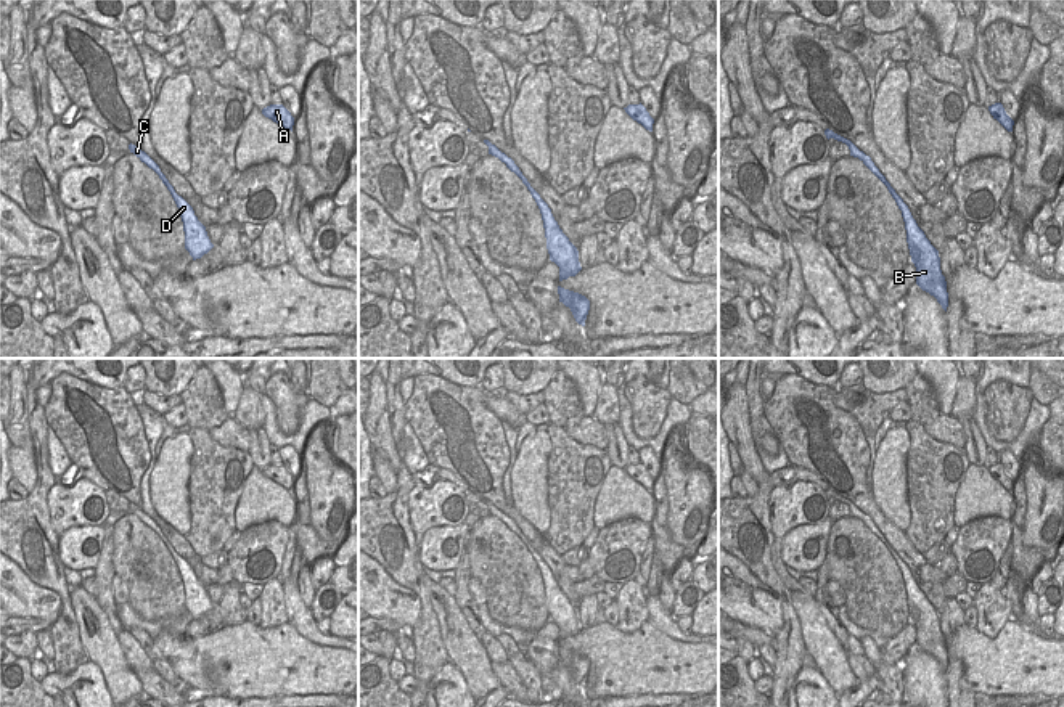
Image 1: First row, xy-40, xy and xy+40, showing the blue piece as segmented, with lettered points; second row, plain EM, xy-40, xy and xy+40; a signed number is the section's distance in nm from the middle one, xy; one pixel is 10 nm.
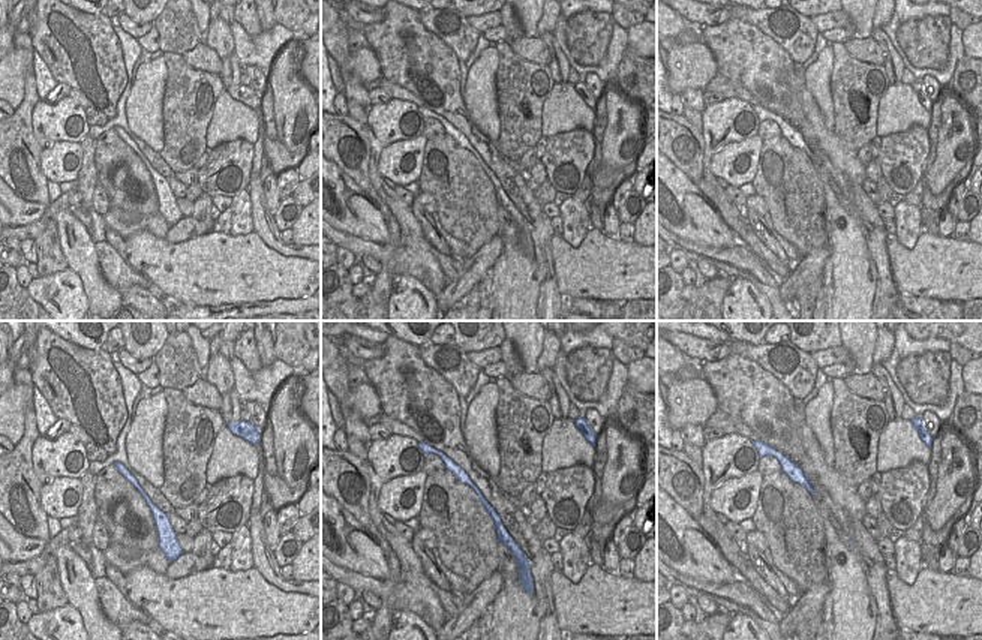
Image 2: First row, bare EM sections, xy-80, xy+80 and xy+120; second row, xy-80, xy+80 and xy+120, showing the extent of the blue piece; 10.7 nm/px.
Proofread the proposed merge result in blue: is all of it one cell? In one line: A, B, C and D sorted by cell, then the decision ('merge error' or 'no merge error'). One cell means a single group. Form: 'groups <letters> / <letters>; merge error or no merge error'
groups A B C D; no merge error

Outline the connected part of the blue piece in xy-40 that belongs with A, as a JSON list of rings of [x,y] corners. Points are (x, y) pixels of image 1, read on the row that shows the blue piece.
[[[270,104],[262,109],[262,114],[293,132],[294,117],[283,104]]]

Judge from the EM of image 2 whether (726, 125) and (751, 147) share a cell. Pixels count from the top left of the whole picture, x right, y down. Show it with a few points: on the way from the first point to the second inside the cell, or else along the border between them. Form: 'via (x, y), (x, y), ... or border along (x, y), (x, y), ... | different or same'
border along (756, 134), (726, 143), (711, 156) | different

